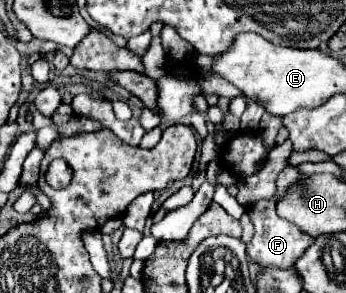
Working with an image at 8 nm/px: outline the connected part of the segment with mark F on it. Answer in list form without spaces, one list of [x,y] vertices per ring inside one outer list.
[[[287,165],[281,173],[279,173],[279,179],[277,179],[277,195],[273,199],[263,199],[263,201],[257,201],[249,207],[249,217],[255,225],[255,235],[251,239],[251,243],[247,243],[247,255],[259,265],[259,267],[291,267],[295,263],[295,259],[313,243],[313,237],[311,235],[305,235],[303,231],[299,231],[299,228],[290,223],[289,221],[282,219],[275,213],[275,201],[283,195],[285,187],[295,183],[299,179],[299,171],[291,165]]]

